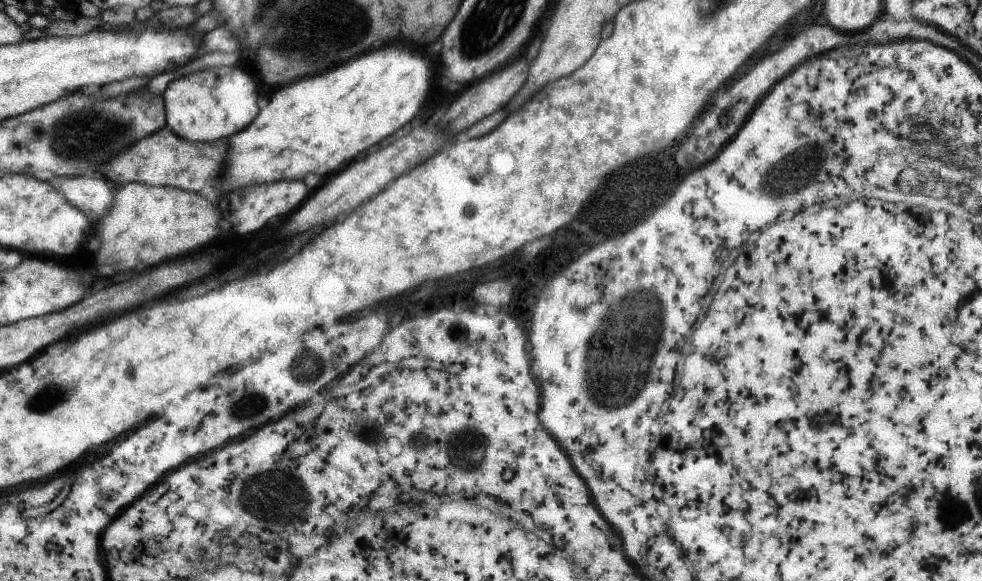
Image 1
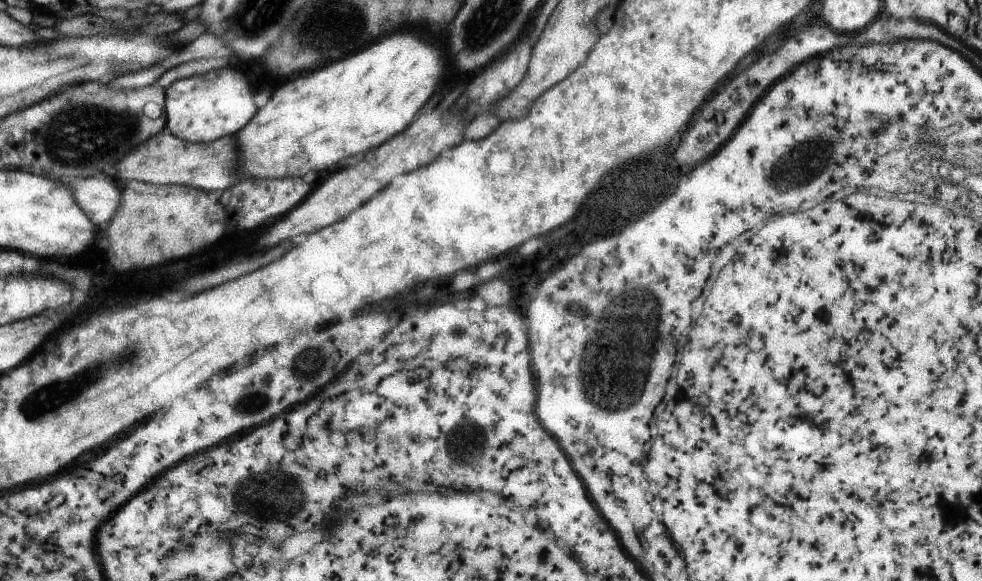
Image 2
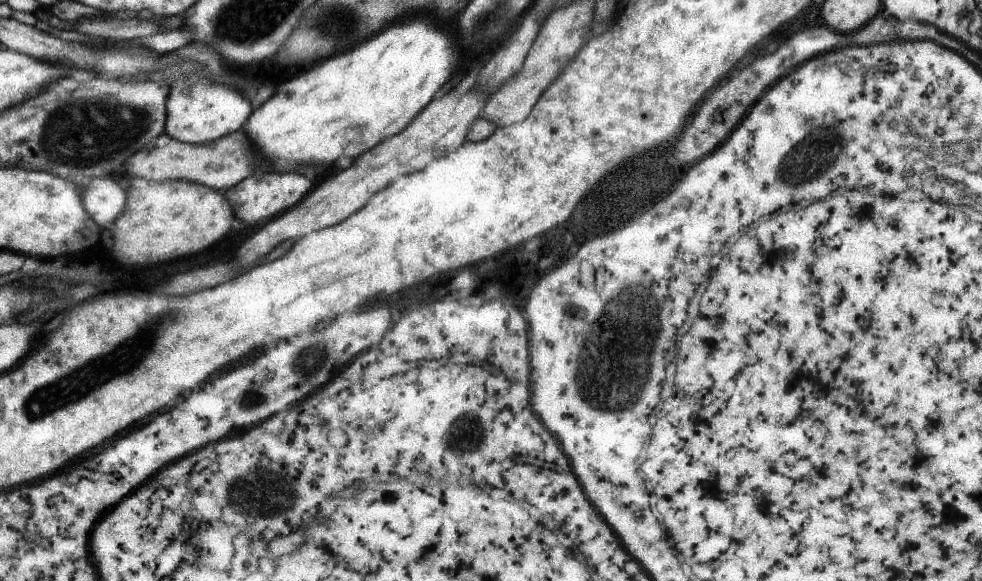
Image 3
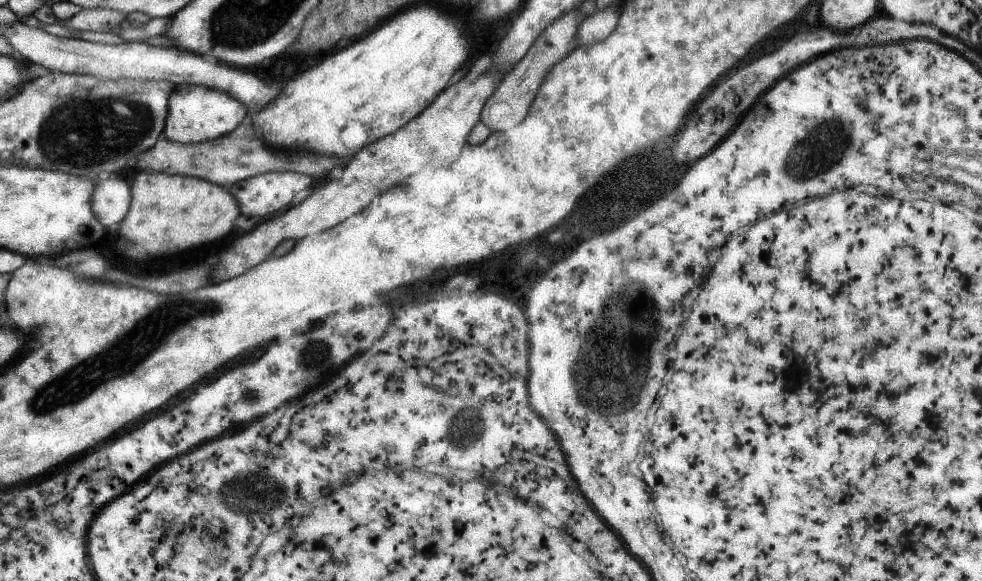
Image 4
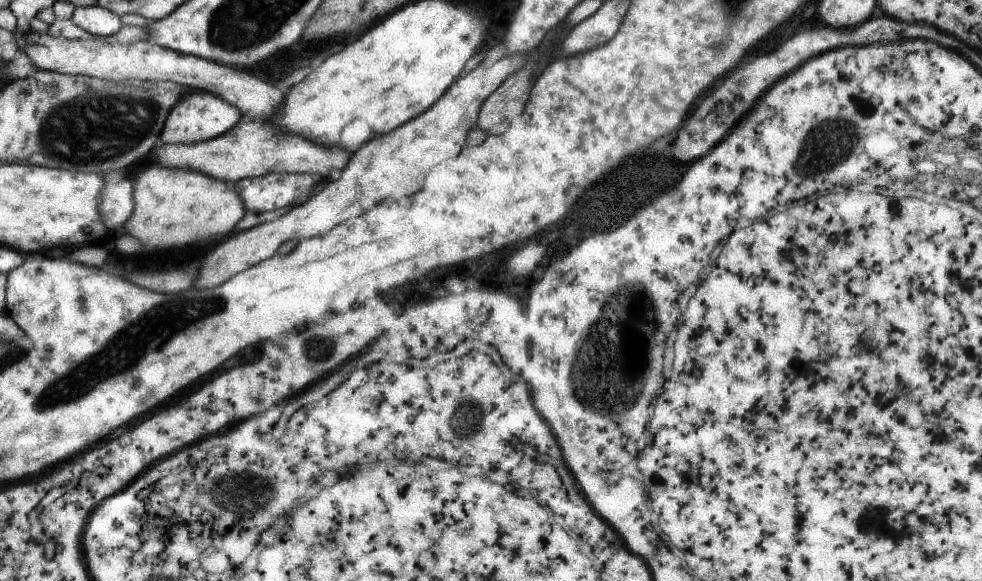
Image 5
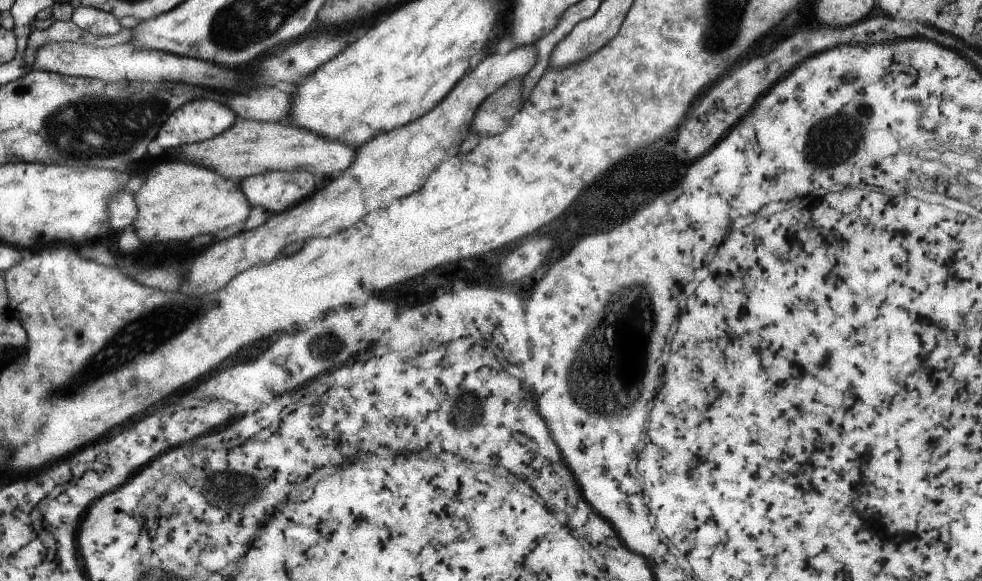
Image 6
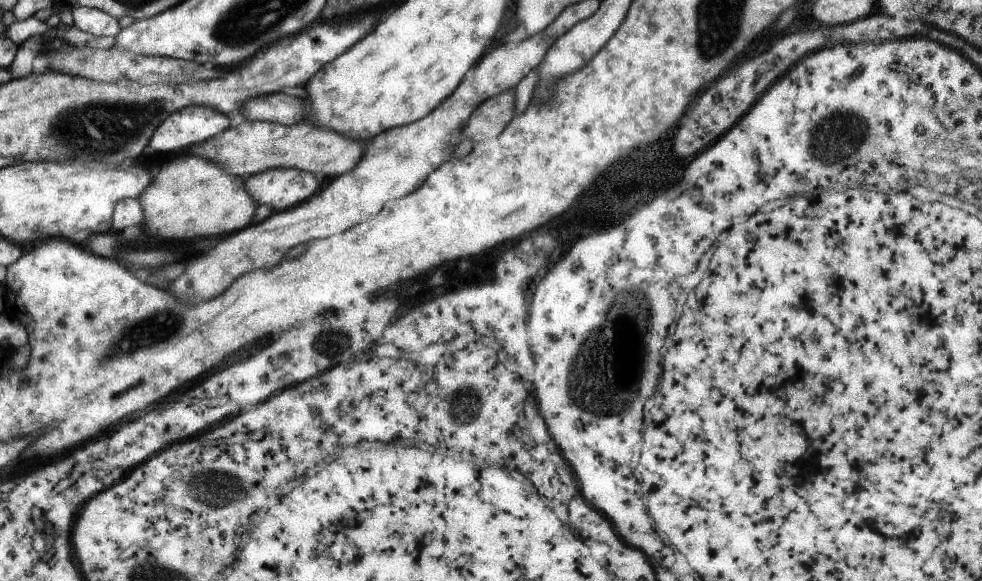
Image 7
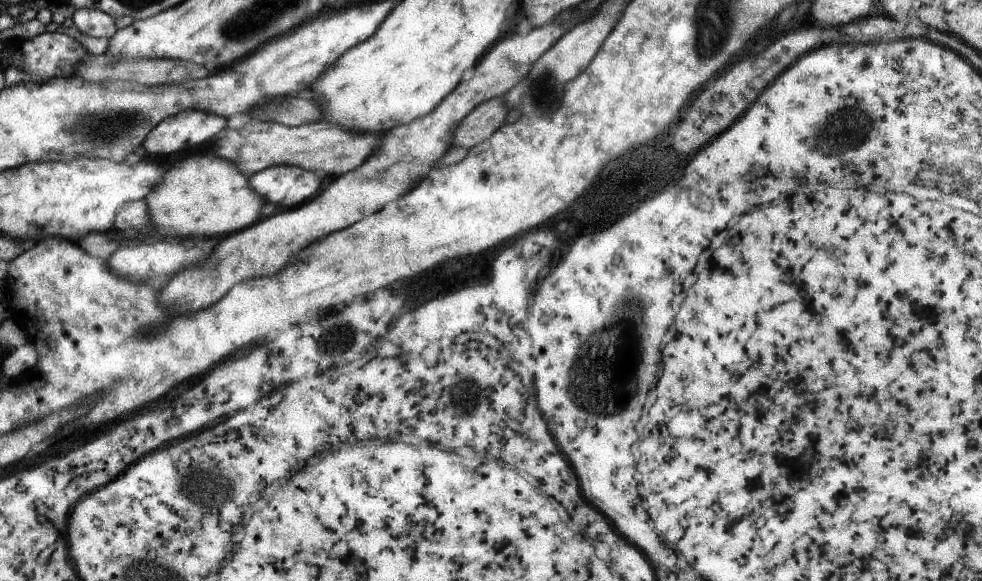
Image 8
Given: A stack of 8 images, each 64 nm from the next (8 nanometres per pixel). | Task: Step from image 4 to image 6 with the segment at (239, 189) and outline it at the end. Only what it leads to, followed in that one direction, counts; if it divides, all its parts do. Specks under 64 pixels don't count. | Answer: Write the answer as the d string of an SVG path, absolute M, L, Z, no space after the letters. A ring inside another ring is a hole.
M267 171L246 178L241 184L251 208L261 206L274 214L307 198L315 190L313 174L307 171Z

